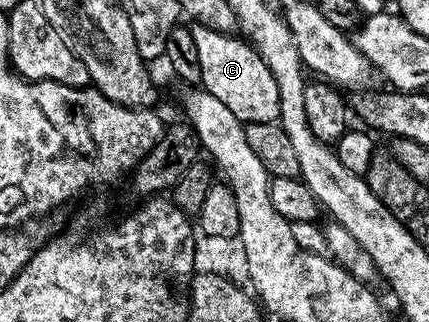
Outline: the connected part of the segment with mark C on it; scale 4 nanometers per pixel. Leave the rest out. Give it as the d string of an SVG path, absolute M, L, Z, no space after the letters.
M194 24L192 33L199 53L203 89L215 95L244 123L267 123L280 118L279 87L267 63L257 54L248 40L233 33L220 33L206 25Z

